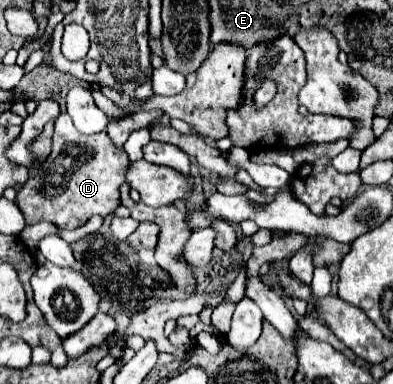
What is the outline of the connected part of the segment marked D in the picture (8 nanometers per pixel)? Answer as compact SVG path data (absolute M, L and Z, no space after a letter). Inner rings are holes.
M62 113L54 123L52 153L30 175L16 195L16 205L22 211L26 225L50 221L60 229L78 229L92 215L110 215L120 205L120 185L130 159L122 147L116 147L106 131L80 135L72 119Z

